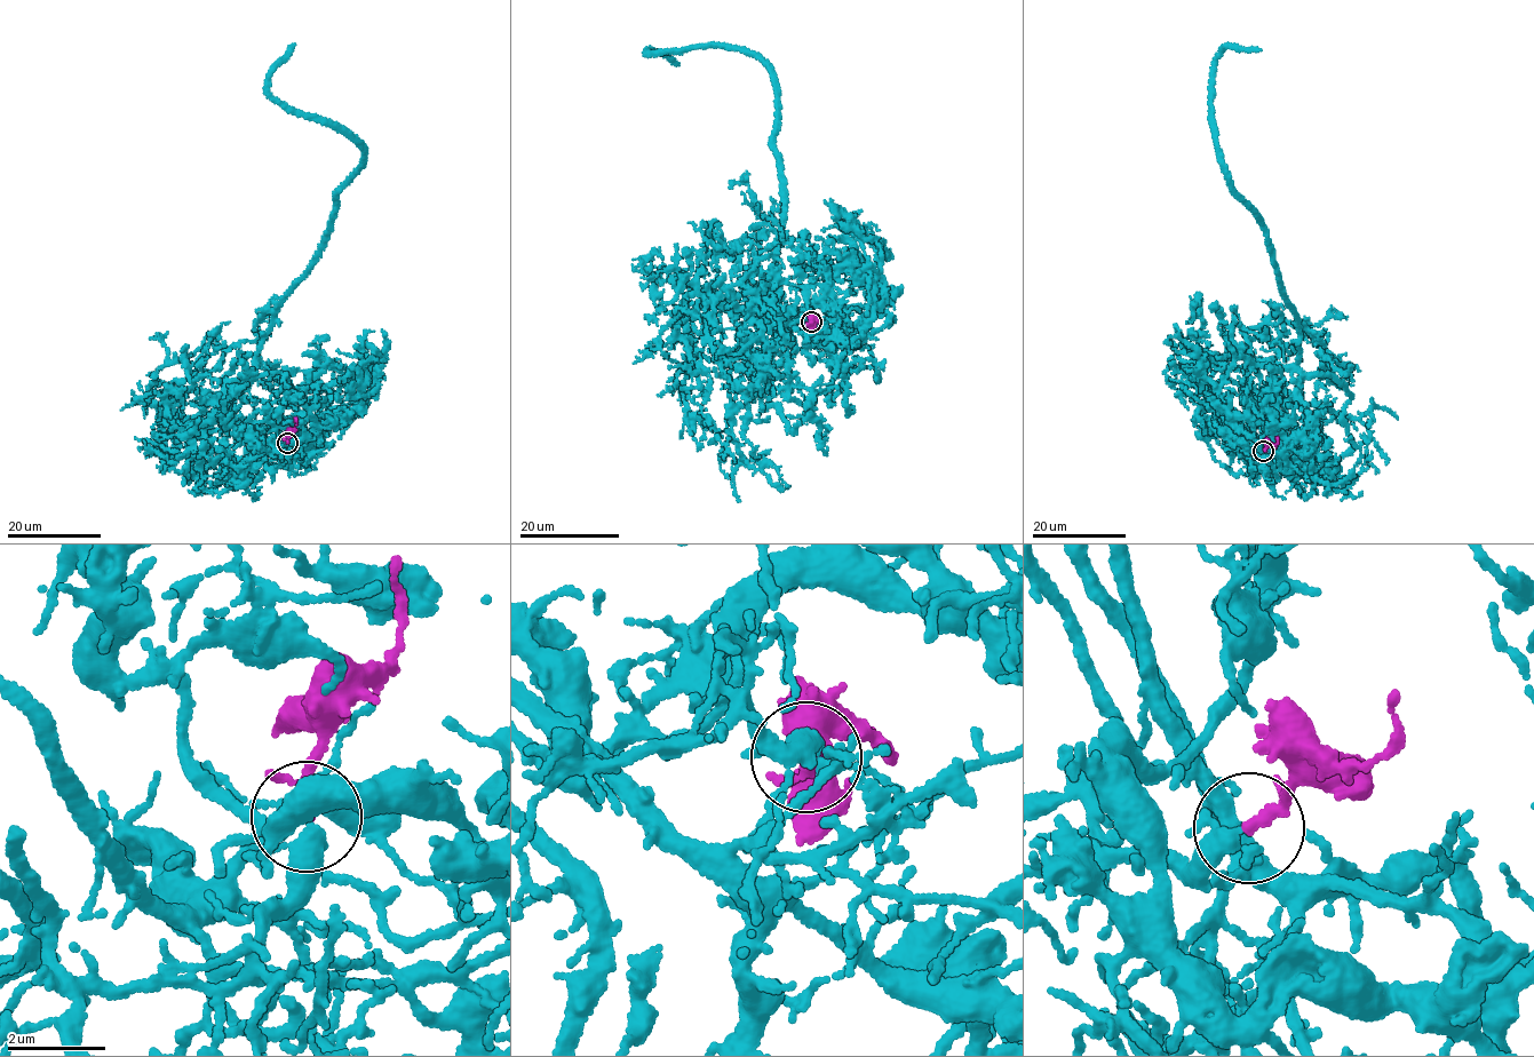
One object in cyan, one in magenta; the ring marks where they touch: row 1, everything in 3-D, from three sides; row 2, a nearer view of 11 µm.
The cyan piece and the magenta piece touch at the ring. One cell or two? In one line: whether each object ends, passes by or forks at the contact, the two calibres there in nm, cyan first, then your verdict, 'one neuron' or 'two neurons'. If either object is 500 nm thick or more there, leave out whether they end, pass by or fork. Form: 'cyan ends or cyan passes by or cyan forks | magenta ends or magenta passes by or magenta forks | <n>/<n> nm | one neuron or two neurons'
cyan passes by | magenta passes by | 320/180 nm | one neuron

